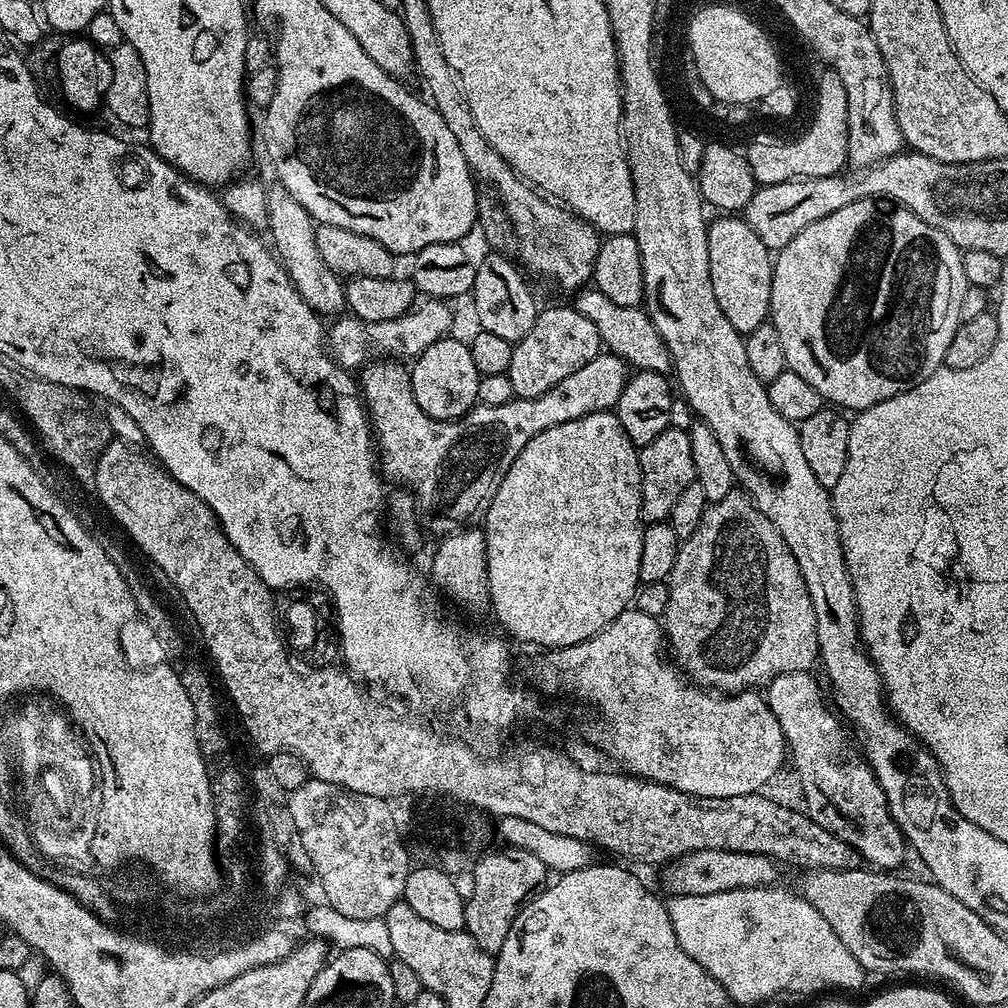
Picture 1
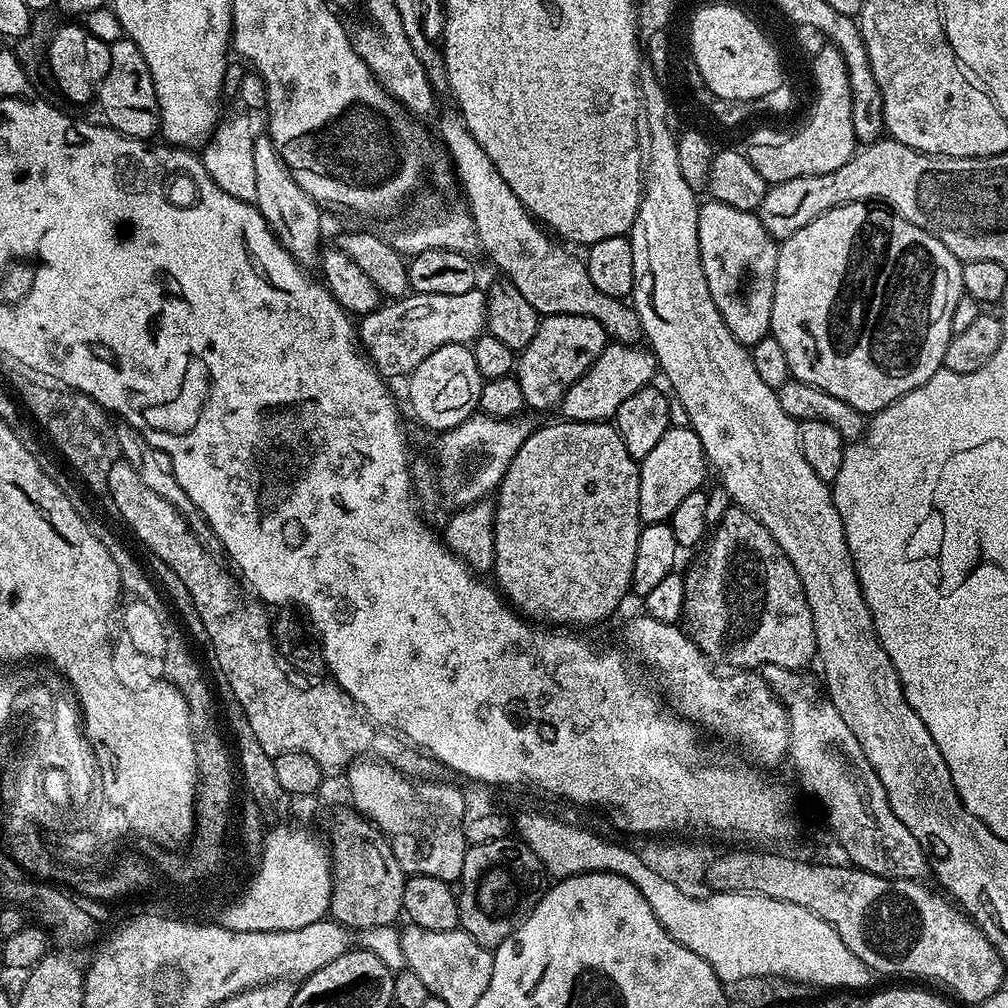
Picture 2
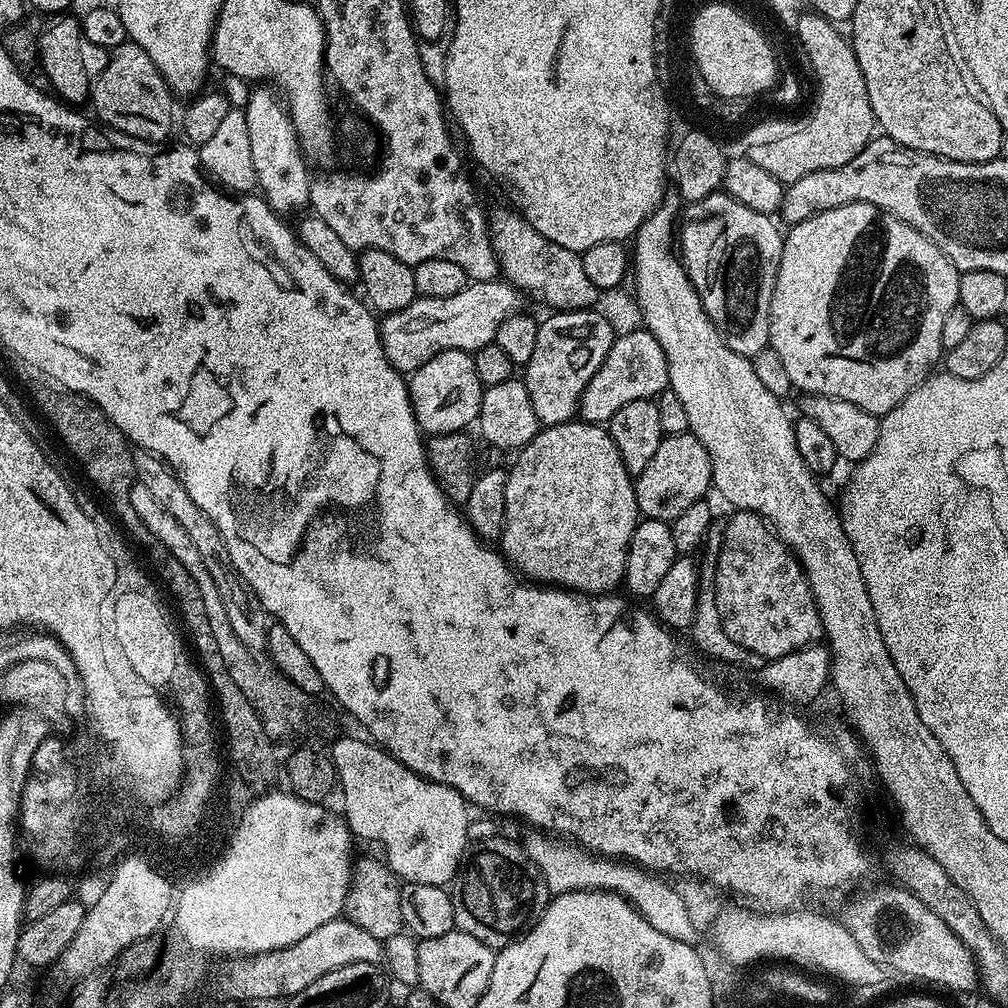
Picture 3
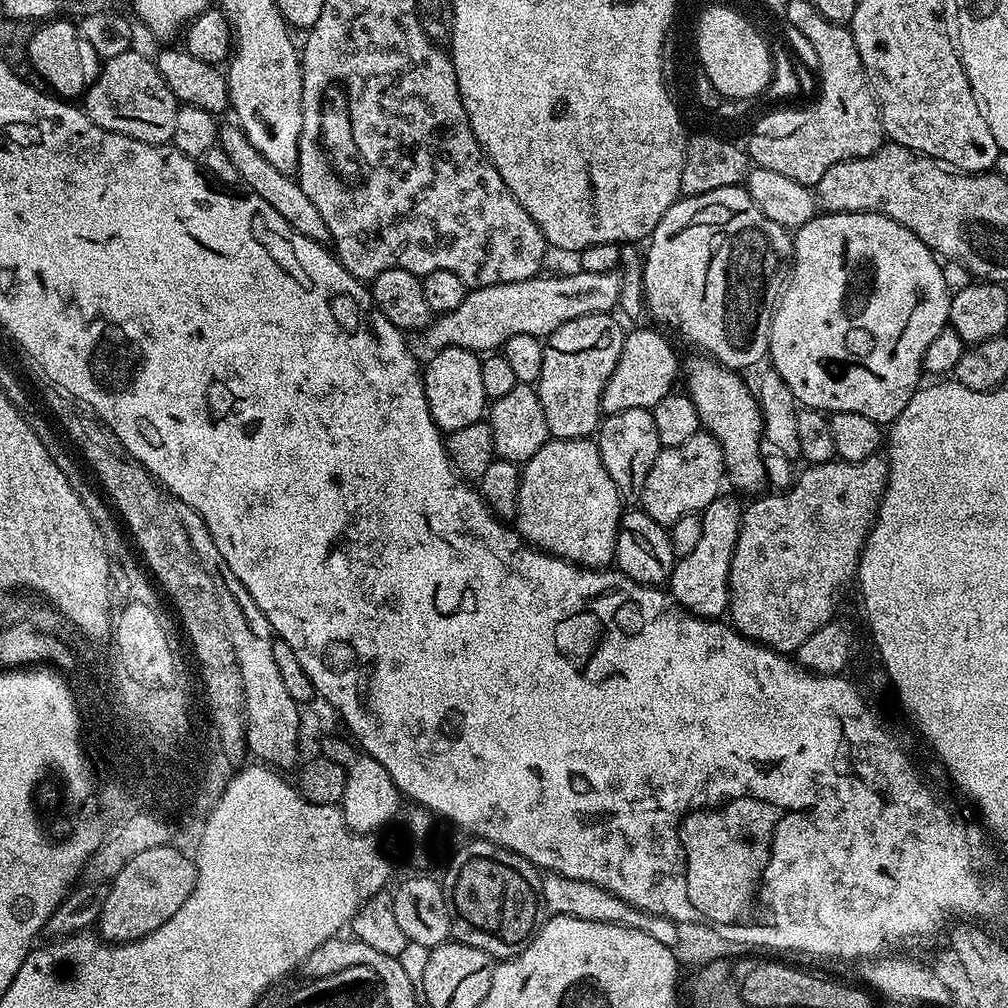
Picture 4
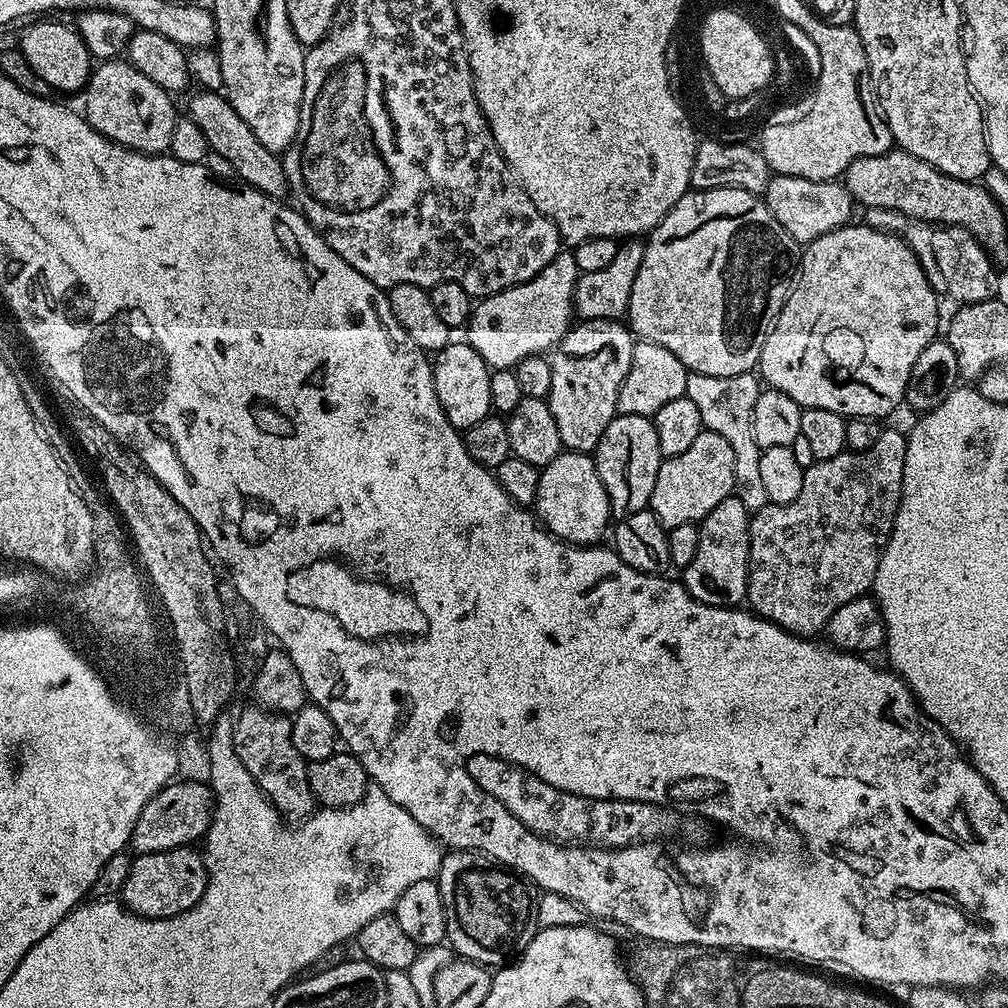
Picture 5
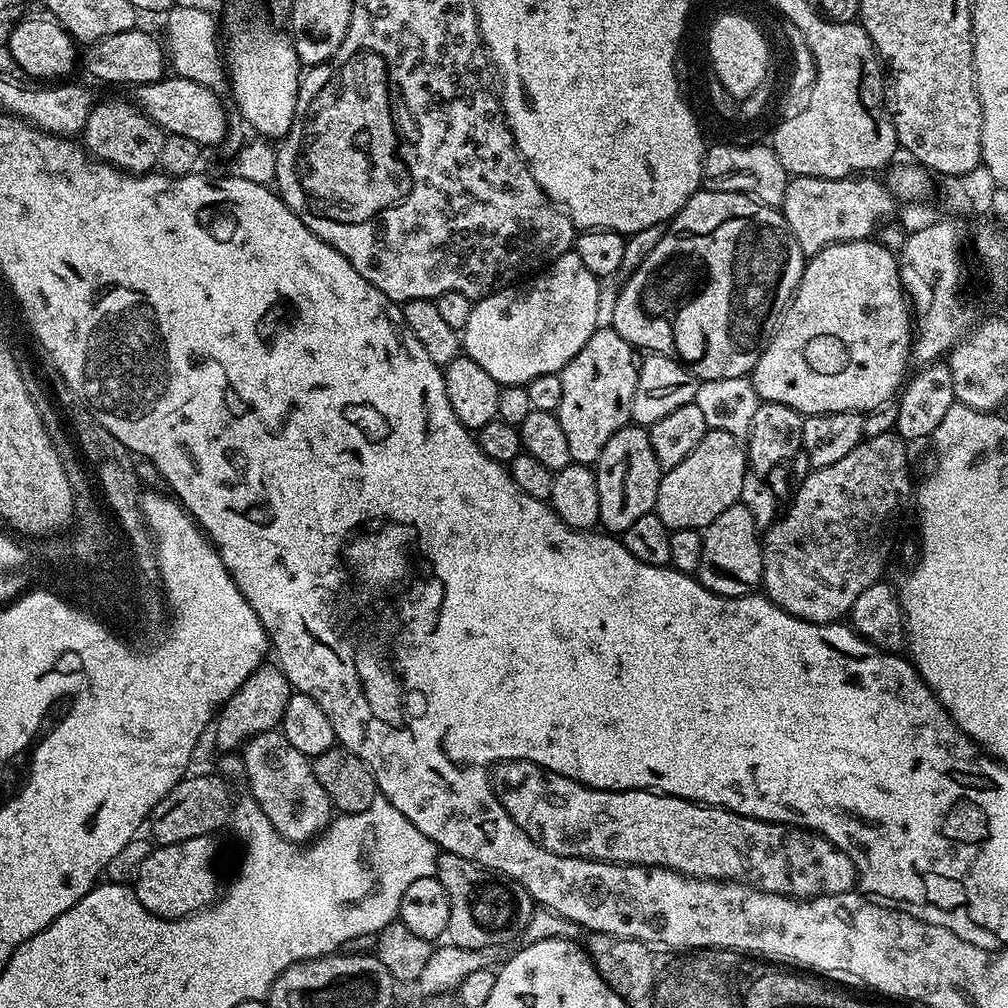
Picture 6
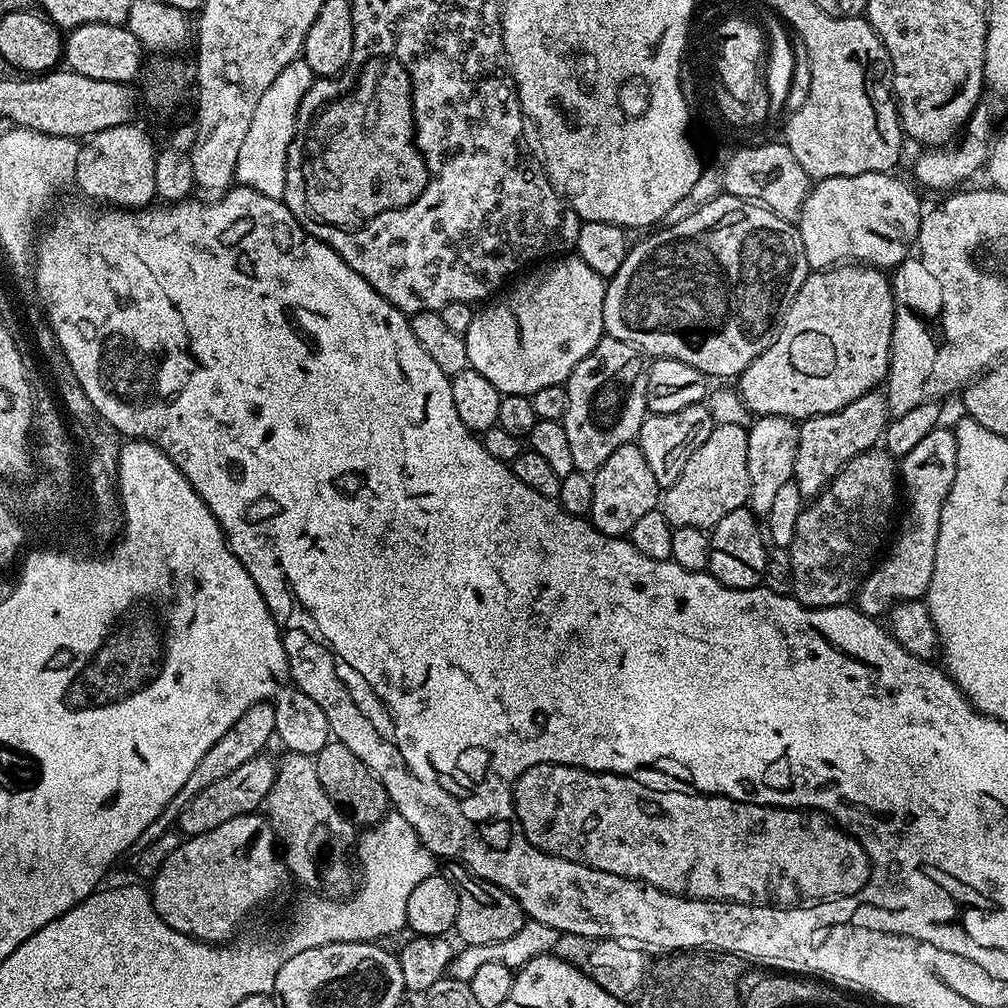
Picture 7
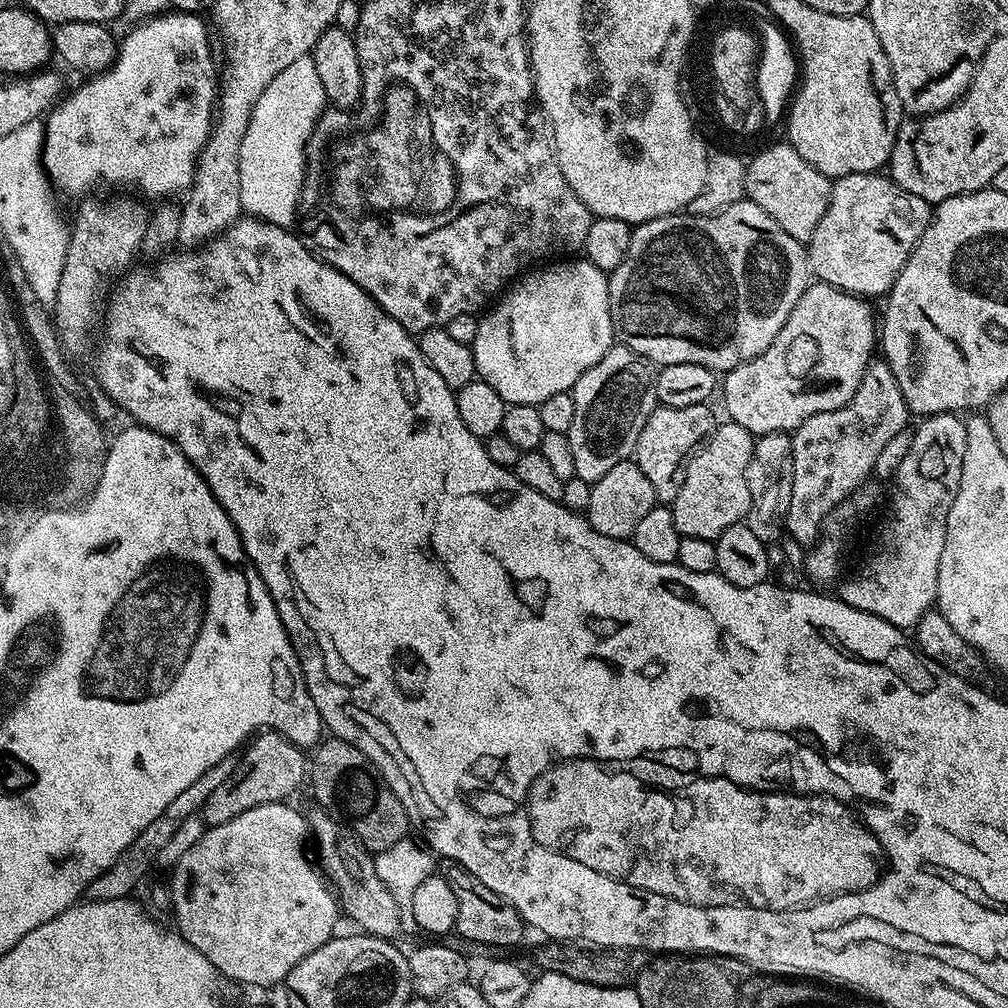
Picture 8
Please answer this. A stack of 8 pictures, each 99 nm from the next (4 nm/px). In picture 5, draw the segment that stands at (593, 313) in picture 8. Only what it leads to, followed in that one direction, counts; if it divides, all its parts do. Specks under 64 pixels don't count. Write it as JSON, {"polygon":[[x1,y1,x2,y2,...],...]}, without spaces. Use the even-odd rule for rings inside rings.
{"polygon":[[561,250,534,278,510,286,492,296,483,297,473,307,472,317,468,319,466,343,474,350,478,350,478,354,482,354,482,358,488,363,489,369,492,370,498,368,515,369,516,364,522,362,527,356,551,353,574,323,572,299,576,289,576,280,580,277,580,273,571,251]]}

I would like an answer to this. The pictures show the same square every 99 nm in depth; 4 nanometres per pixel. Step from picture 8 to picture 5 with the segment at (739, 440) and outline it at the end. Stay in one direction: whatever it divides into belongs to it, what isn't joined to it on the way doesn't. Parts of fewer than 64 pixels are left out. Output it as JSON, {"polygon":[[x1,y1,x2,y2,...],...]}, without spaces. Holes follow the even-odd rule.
{"polygon":[[707,430,700,432,696,441,683,454,661,459,658,479,654,481,654,494,650,510,656,515,658,522,665,530,674,526,696,524,704,520,706,514,710,514,710,510,714,510,714,506,718,506,718,502,733,495,734,470,734,449,730,442,718,433]]}

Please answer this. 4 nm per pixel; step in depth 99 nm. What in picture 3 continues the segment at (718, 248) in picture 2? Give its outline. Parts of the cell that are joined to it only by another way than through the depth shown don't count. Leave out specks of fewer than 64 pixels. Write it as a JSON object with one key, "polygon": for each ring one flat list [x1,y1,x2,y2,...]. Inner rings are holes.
{"polygon":[[721,190,712,193,711,196,702,198,698,202,688,204,688,221,683,221,682,227,678,232,678,248,682,253,682,259,687,267,688,275,692,277,697,289,703,290,704,309,708,311,708,316,716,323,716,327,721,329,734,351,749,358,758,355,763,349,769,347,768,335,770,334,770,302,772,295,776,289,776,279,778,278,778,270,780,269,780,259,782,258,782,250,784,249,784,236,782,232,776,229,776,224,771,215,759,212,758,210,750,210,750,206,742,206,742,202,738,202,727,192]]}

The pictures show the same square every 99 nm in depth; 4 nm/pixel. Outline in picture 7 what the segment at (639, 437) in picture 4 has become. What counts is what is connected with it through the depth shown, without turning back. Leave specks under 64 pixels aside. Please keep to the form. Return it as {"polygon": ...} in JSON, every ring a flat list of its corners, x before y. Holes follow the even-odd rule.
{"polygon":[[639,443,618,446,606,462,592,476,594,486,594,502,590,519,592,525,607,536,627,537,628,532,645,514,657,511,662,500,662,489,654,482,654,473,642,455]]}

